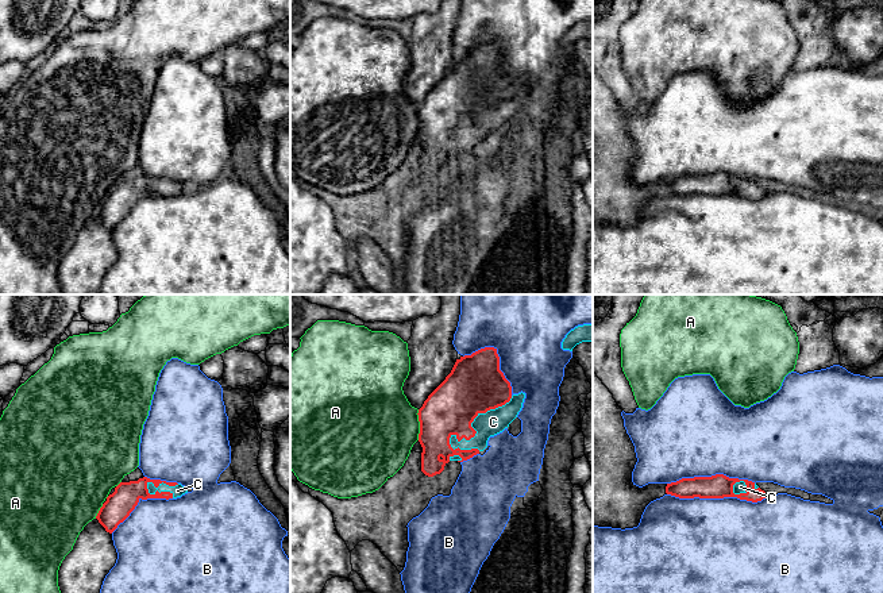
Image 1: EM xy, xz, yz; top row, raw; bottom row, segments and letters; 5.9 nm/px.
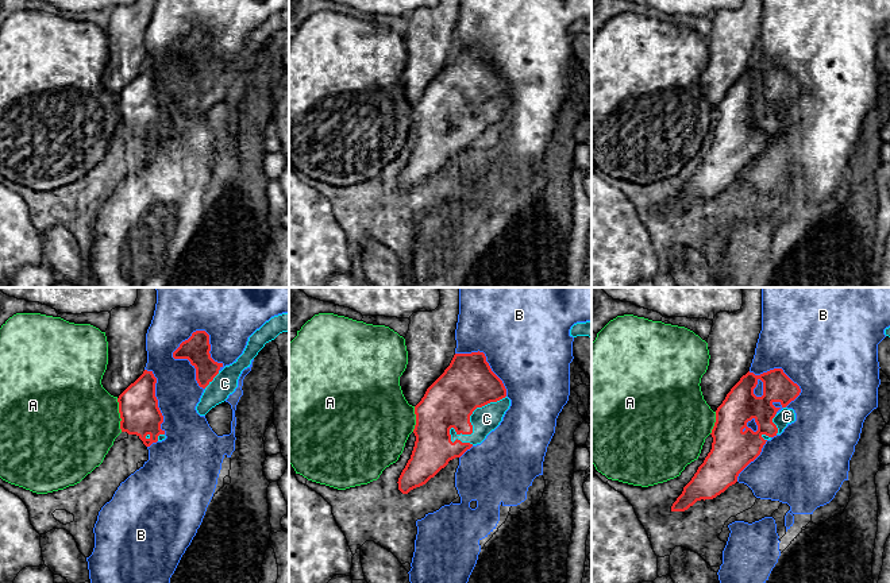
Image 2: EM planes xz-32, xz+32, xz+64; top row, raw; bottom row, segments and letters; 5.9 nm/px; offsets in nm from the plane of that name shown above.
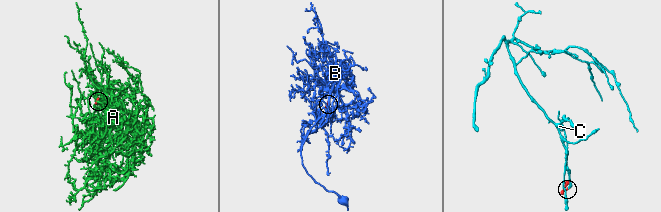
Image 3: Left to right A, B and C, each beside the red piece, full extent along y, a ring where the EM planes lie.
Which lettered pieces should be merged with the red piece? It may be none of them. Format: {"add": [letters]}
{"add": ["C"]}

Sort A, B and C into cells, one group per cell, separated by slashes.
A / B / C

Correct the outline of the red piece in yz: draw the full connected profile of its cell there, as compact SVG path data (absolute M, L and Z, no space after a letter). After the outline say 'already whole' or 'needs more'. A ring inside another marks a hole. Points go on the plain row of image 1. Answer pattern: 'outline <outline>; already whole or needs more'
outline M724 172L712 174L682 176L667 181L666 190L679 196L724 196L737 195L752 200L767 195L755 180L748 177L729 176Z; needs more

